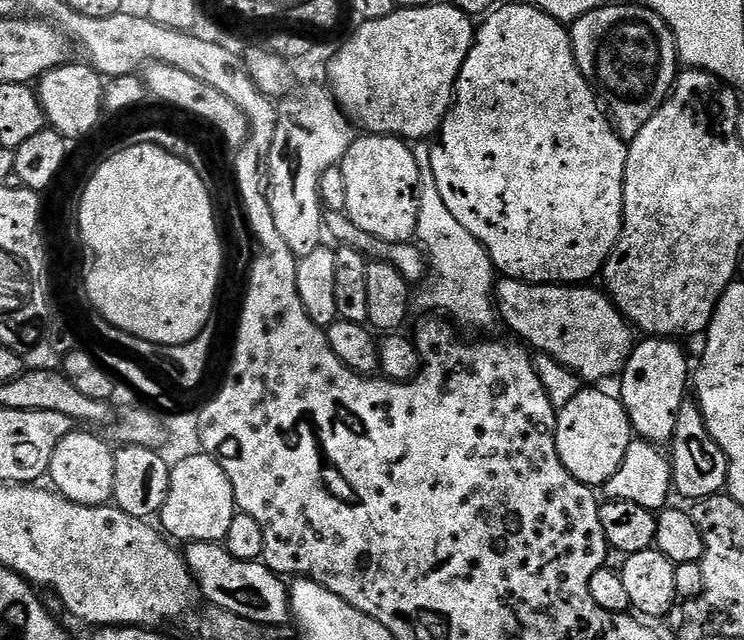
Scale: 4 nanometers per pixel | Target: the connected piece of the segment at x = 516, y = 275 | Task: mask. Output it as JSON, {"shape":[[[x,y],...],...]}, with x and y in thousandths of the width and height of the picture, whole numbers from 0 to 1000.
{"shape":[[[673,5],[665,16],[649,27],[651,39],[637,50],[634,77],[613,125],[613,142],[602,183],[591,195],[589,217],[581,225],[578,259],[583,259],[583,284],[589,284],[589,303],[605,327],[605,334],[648,378],[659,397],[661,416],[673,433],[684,438],[706,438],[708,444],[761,444],[780,447],[808,430],[817,398],[833,377],[833,361],[839,352],[839,273],[844,252],[844,225],[833,208],[823,198],[821,186],[809,167],[800,138],[782,116],[769,77],[765,45],[728,14],[699,6]]]}

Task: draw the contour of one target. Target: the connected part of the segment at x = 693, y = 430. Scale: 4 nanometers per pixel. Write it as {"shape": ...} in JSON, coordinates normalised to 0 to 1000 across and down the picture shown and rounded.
{"shape":[[[921,623],[917,641],[911,641],[911,666],[906,666],[902,700],[903,753],[910,777],[921,775],[925,784],[934,784],[974,767],[978,755],[978,717],[970,697],[960,691],[934,623]]]}

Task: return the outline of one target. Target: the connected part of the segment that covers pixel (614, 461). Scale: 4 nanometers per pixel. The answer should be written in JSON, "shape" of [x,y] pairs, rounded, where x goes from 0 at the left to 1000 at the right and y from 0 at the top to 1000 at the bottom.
{"shape":[[[781,605],[778,616],[766,622],[766,628],[761,628],[761,634],[751,638],[747,647],[750,716],[755,716],[755,728],[766,734],[777,755],[792,759],[809,759],[831,741],[831,728],[836,728],[841,703],[852,684],[837,631],[824,614],[821,619],[801,606],[805,605]]]}

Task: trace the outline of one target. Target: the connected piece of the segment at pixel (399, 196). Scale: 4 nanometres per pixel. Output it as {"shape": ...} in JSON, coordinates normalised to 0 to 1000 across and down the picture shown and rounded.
{"shape":[[[489,209],[468,231],[460,252],[465,278],[462,330],[492,366],[519,378],[548,378],[559,367],[565,267],[552,230],[536,213]]]}

